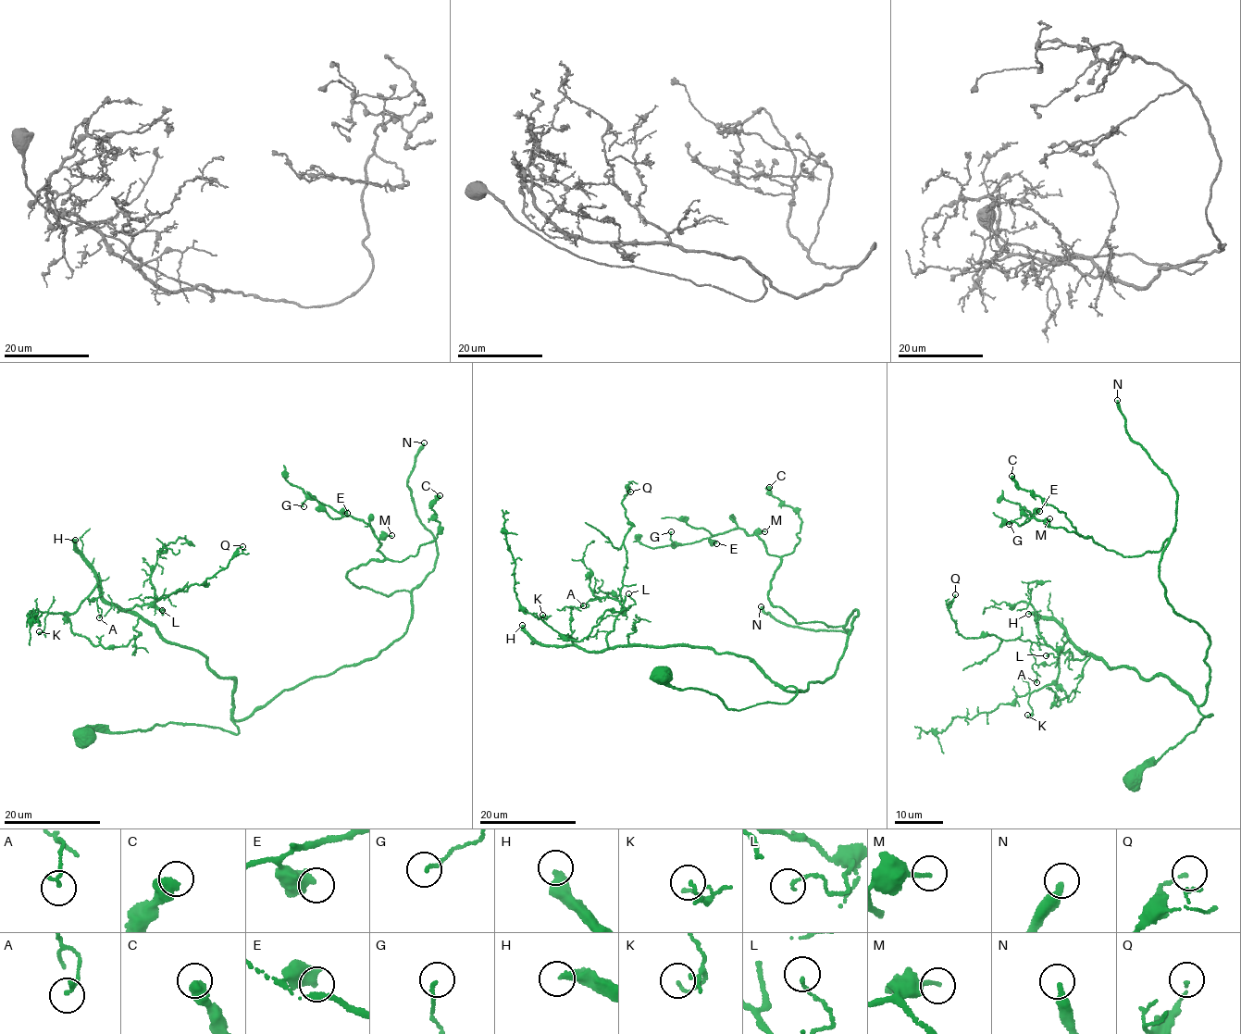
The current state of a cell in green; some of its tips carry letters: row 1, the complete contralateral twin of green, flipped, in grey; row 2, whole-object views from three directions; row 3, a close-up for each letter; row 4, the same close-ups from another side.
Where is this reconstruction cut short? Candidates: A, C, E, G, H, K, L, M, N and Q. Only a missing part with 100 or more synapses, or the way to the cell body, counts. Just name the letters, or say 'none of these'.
H, N

